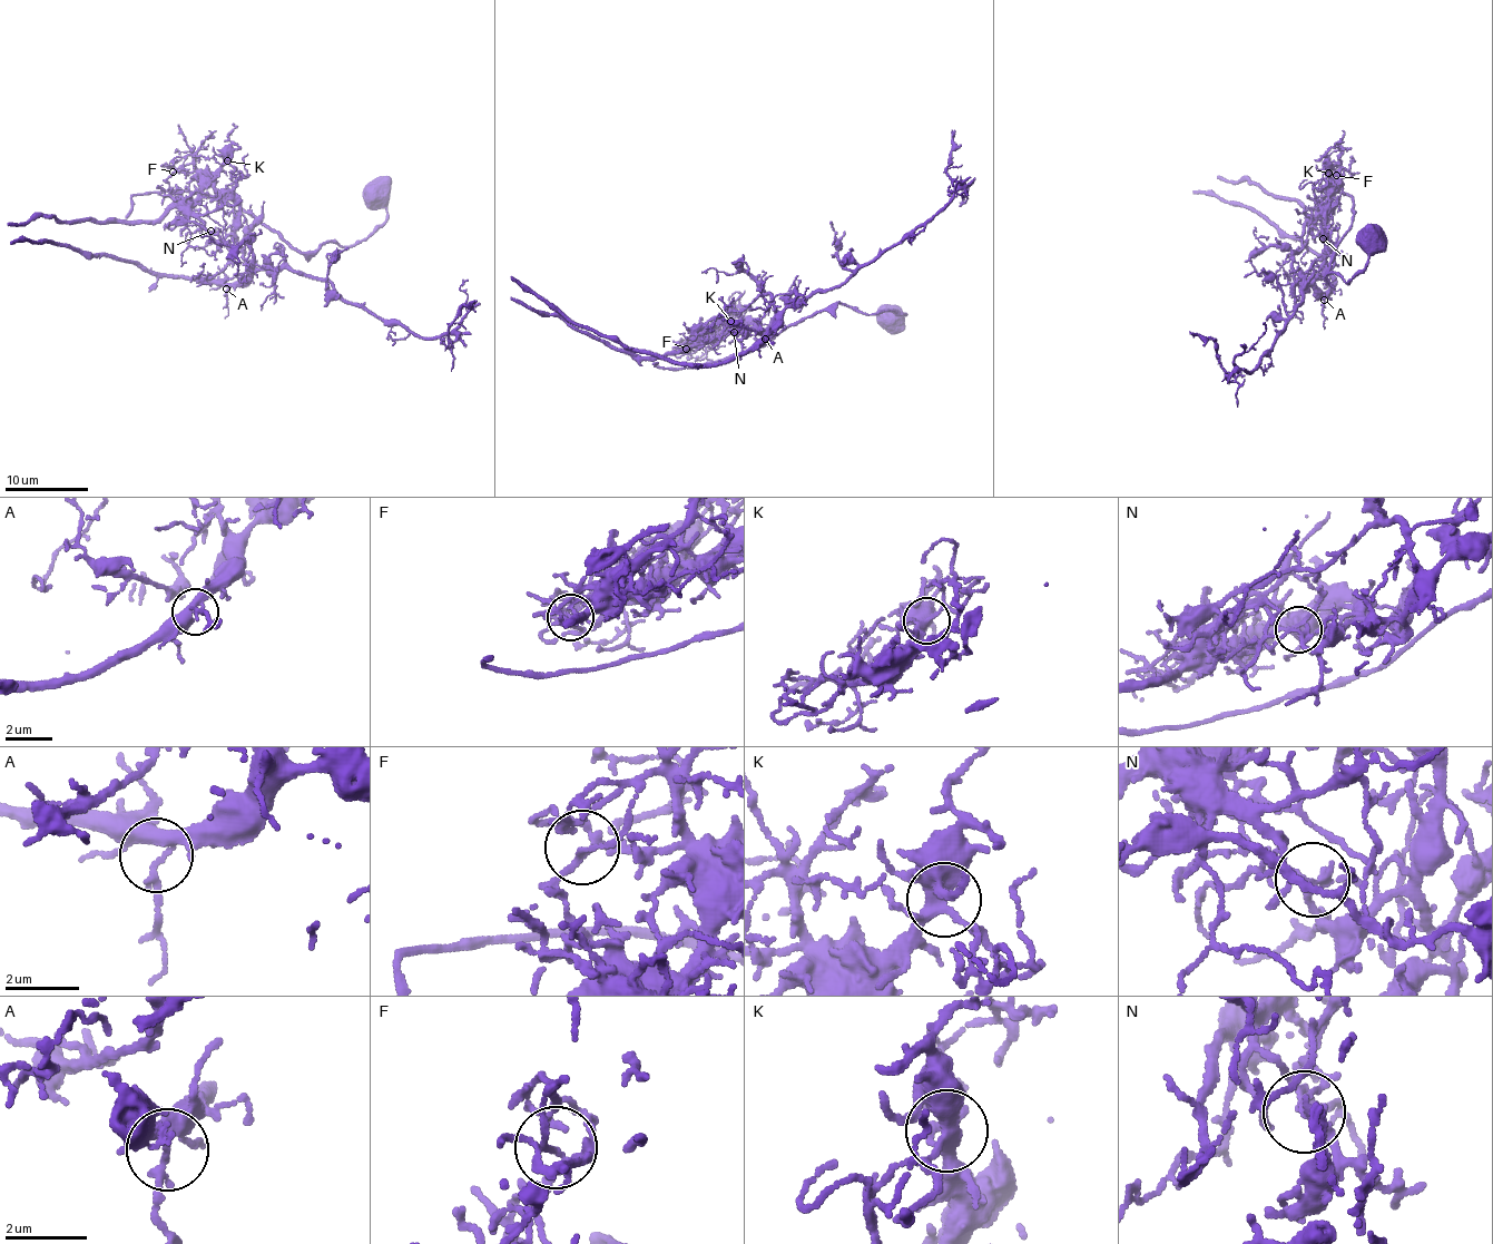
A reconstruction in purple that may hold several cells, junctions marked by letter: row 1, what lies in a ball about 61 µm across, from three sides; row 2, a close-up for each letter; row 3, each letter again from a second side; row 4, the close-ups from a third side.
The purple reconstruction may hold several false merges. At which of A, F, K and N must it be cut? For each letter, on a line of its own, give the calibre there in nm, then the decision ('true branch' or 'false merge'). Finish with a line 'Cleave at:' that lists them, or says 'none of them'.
A: 160 nm | true branch
F: 120 nm | true branch
K: 440 nm | true branch
N: 150 nm | false merge
Cleave at: N

